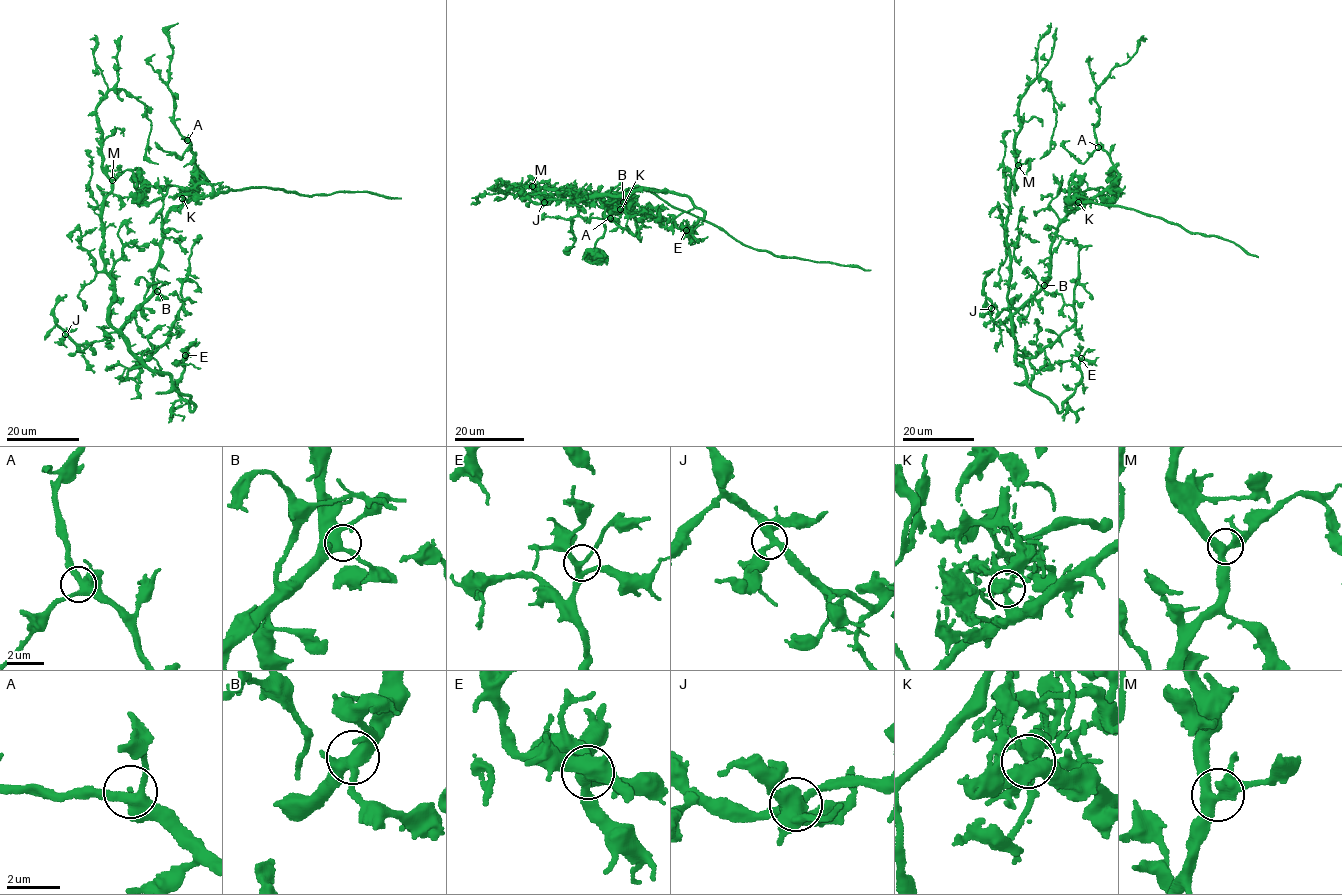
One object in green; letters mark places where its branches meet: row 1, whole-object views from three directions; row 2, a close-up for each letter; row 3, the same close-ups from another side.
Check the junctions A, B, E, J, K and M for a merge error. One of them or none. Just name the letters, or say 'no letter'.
K

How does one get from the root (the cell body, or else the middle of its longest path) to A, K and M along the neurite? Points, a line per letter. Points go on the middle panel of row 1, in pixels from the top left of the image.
A: (618, 203), (617, 207), (610, 202), (607, 204), (612, 211), (629, 211), (637, 228), (635, 234), (610, 218)
K: (618, 203), (617, 207), (610, 202), (607, 204), (612, 211), (621, 209)
M: (618, 203), (606, 204), (593, 195), (532, 186)

